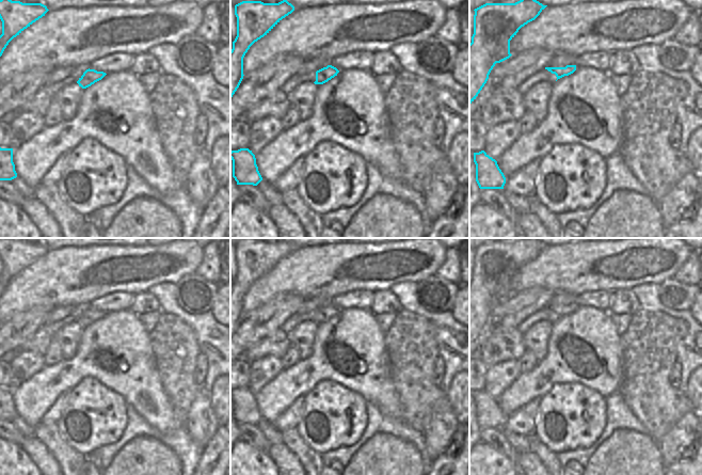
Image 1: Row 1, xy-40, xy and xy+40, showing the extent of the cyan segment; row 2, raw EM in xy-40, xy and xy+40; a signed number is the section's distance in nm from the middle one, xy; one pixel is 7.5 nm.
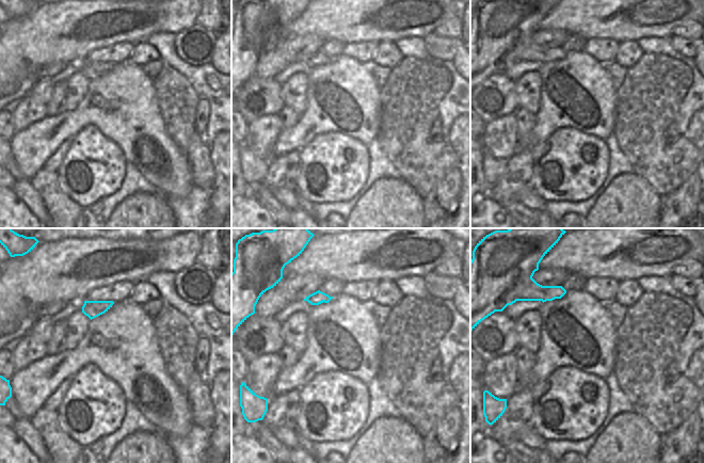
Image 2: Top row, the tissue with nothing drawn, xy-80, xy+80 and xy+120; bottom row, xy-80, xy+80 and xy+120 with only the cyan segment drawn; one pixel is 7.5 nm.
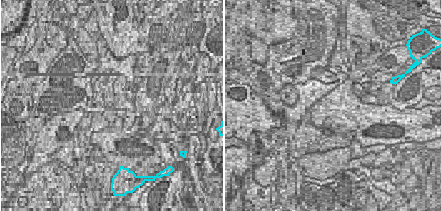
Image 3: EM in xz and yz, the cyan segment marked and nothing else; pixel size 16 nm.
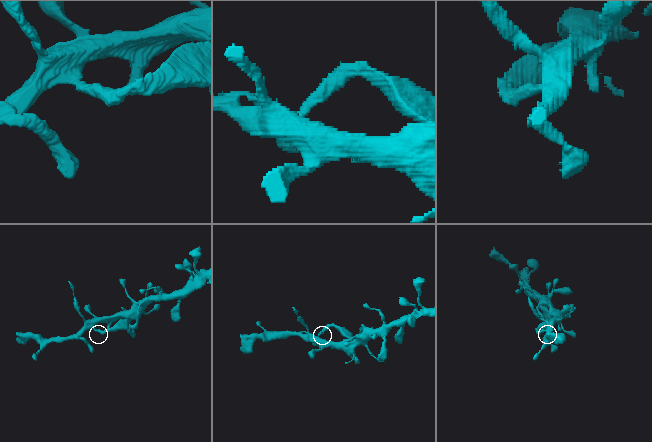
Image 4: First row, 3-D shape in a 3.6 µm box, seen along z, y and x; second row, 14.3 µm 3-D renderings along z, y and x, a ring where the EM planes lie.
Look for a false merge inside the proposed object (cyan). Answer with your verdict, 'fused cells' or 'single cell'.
fused cells

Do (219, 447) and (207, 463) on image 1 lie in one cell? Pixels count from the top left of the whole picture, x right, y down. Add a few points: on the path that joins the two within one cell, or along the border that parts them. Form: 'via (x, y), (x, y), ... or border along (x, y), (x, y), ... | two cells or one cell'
via (219, 452), (211, 459) | one cell

